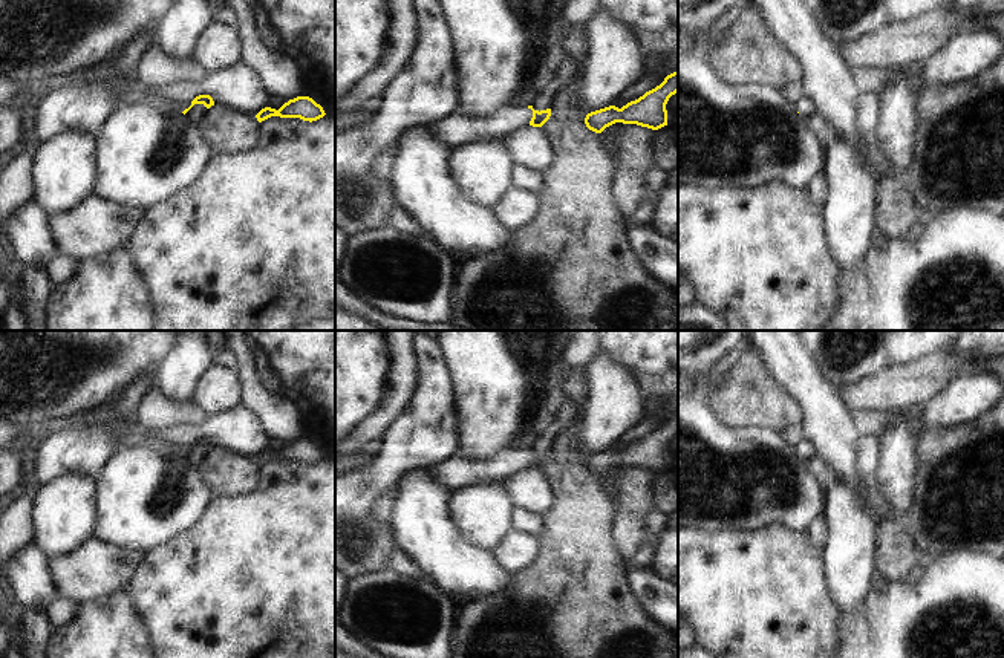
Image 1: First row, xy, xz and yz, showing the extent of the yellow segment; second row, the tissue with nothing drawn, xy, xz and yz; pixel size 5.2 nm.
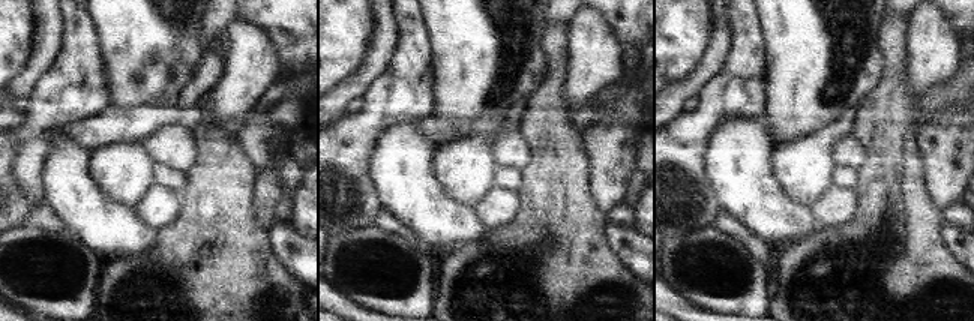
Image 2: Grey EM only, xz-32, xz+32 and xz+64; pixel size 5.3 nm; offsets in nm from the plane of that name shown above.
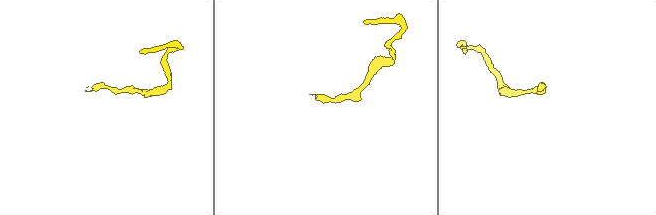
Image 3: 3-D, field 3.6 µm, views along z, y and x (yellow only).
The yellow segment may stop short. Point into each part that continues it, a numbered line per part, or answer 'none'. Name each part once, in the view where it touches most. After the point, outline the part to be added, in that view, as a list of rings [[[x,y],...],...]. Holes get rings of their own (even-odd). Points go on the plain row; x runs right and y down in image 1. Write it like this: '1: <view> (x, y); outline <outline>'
1: xz (462, 470); outline [[[525,448],[505,450],[493,458],[481,459],[459,453],[430,468],[430,474],[451,491],[470,485],[507,482],[513,474],[528,470],[533,453]]]

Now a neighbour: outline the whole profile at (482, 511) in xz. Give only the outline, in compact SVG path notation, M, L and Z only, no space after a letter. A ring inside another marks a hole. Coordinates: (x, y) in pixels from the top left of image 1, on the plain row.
M507 482L470 485L453 491L453 519L484 549L496 551L508 537L514 508Z

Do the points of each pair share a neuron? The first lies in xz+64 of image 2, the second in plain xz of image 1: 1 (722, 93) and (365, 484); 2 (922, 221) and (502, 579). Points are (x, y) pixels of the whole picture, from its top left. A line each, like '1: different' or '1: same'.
1: same
2: different

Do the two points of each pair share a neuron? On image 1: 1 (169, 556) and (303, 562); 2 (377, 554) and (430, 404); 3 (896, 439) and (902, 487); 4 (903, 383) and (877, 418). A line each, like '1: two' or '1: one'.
1: one
2: one
3: one
4: two

